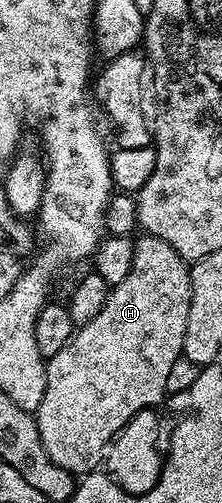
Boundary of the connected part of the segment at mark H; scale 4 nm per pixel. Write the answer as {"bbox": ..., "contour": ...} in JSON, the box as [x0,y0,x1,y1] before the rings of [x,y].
{"bbox":[34,236,191,475],"contour":[[[137,236],[130,275],[126,275],[122,283],[109,288],[106,307],[98,311],[97,317],[79,326],[58,355],[47,358],[46,395],[42,395],[42,403],[34,416],[46,455],[50,455],[54,464],[73,475],[99,470],[109,443],[122,432],[126,423],[130,423],[130,419],[134,419],[134,415],[143,409],[156,409],[163,397],[165,400],[170,367],[174,367],[174,359],[181,357],[184,352],[191,294],[189,262],[182,260],[170,243],[157,237]]]}

